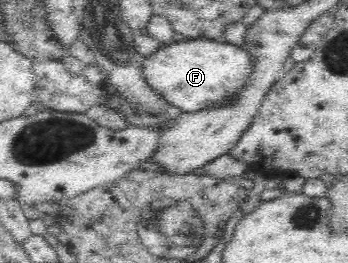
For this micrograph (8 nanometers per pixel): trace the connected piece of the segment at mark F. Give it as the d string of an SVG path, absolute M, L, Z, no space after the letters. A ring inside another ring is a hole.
M187 39L164 44L142 62L148 85L181 112L198 112L230 102L253 76L254 59L246 49L224 41Z

